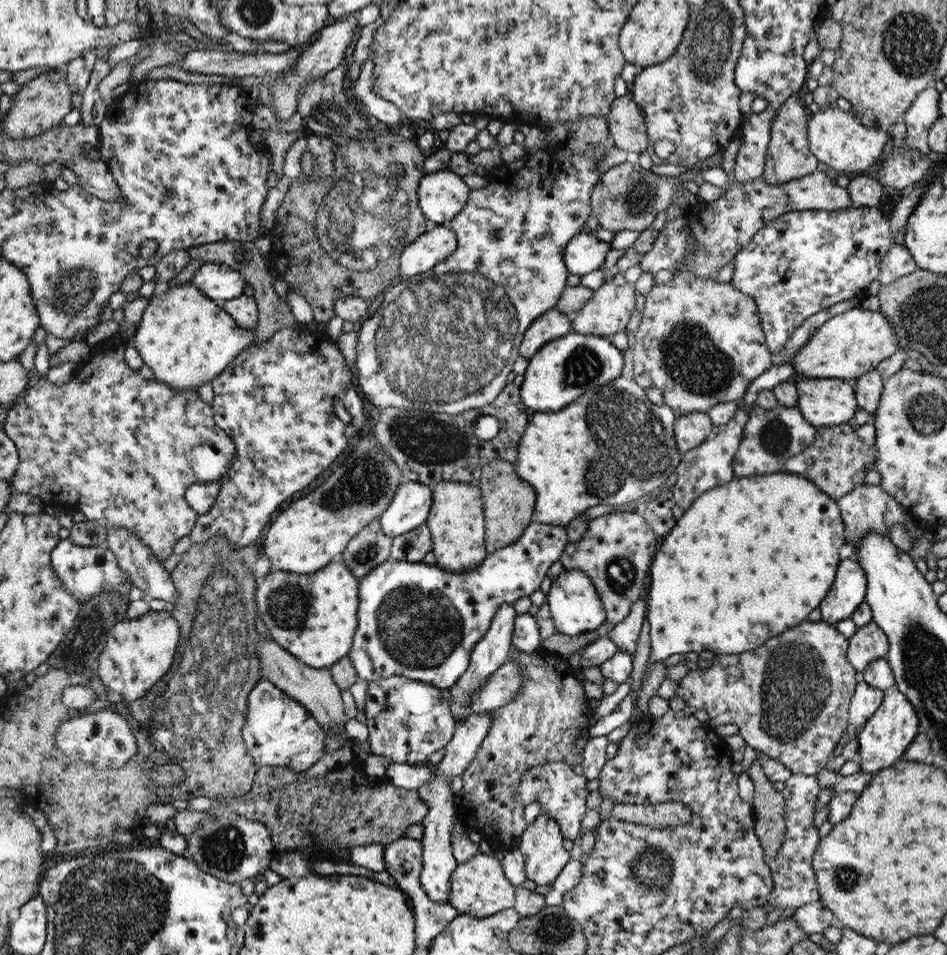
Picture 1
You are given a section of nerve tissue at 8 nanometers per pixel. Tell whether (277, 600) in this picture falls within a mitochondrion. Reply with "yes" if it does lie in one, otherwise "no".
yes

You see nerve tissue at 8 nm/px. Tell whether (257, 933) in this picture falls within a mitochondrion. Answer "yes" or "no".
yes

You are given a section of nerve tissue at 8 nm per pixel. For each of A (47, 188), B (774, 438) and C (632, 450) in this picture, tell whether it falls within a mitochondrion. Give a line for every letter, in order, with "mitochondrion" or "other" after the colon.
A: other
B: mitochondrion
C: mitochondrion

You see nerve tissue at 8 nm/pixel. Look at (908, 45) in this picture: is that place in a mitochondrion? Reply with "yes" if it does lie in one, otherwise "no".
yes

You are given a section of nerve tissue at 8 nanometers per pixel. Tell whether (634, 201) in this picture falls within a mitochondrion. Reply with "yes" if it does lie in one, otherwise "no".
yes

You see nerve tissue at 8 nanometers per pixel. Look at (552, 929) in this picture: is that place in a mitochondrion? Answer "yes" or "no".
yes

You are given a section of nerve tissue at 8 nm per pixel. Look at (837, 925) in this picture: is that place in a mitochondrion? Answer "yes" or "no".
no

